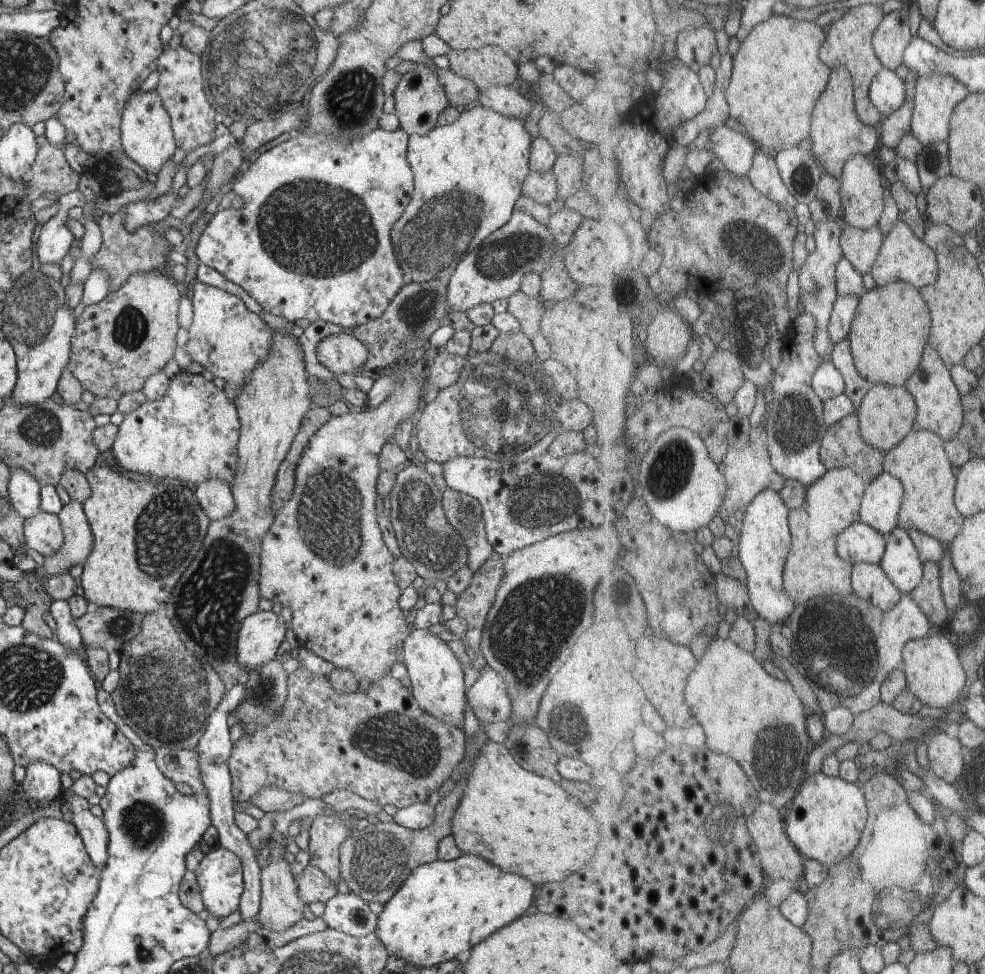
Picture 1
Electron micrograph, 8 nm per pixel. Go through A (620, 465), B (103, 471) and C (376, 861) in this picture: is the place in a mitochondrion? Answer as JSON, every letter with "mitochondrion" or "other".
{"A":"other","B":"other","C":"mitochondrion"}

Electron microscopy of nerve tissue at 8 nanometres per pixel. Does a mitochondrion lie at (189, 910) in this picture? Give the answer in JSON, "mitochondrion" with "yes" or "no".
{"mitochondrion":"no"}

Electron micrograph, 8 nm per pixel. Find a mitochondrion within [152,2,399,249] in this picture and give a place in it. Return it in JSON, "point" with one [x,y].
{"point":[349,103]}

